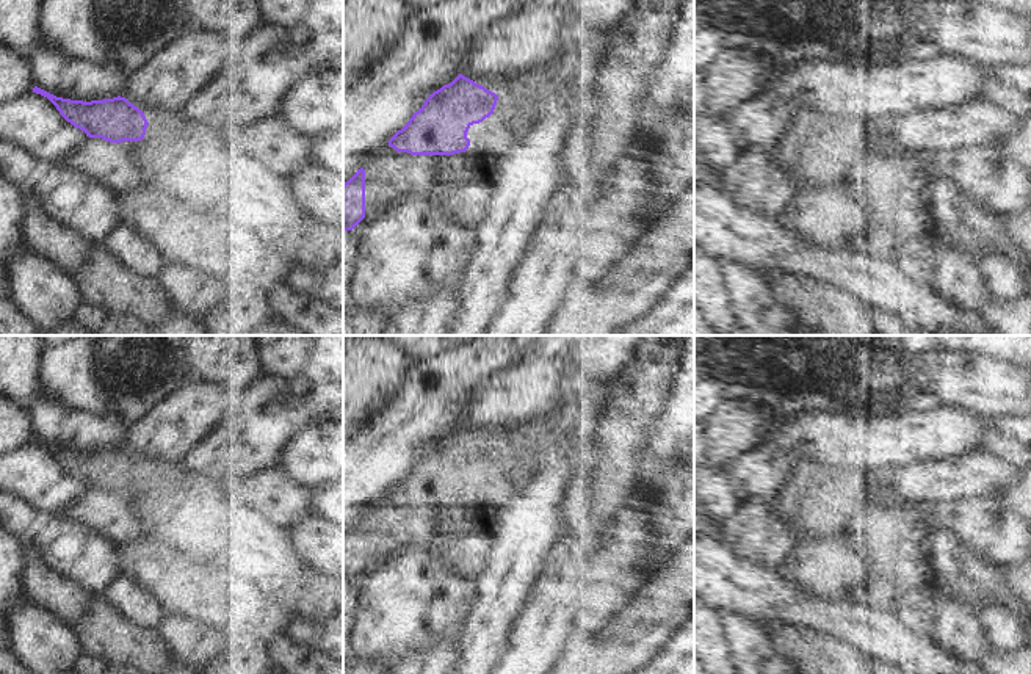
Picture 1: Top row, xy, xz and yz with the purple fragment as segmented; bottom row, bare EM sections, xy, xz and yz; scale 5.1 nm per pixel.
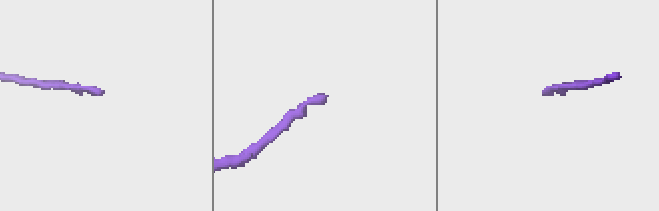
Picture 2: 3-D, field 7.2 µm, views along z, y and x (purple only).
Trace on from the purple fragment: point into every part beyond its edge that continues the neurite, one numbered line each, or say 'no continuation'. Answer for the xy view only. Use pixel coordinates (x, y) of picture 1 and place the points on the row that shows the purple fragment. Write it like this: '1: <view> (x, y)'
1: xy (166, 146)

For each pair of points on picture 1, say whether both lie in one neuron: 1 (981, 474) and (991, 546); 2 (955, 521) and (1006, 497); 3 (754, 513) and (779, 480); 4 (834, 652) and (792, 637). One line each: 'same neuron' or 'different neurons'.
1: different neurons
2: different neurons
3: different neurons
4: same neuron

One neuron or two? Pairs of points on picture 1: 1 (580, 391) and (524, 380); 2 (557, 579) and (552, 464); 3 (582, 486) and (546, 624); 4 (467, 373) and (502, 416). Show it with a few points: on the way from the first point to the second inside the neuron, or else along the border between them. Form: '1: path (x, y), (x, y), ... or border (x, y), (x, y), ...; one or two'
1: path (566, 386), (560, 381), (538, 381); one
2: border (560, 538), (550, 549), (538, 577); two
3: border (569, 533), (561, 539); two
4: border (508, 365), (472, 394), (463, 406), (459, 420); two

